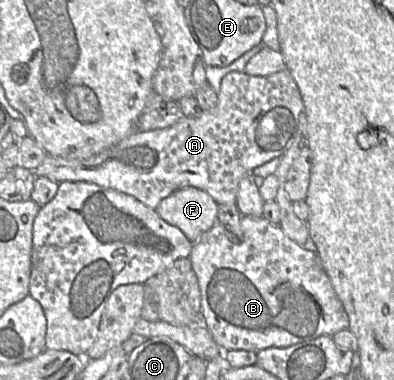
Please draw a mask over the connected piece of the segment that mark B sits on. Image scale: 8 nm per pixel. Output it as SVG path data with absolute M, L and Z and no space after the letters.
M242 215L240 226L243 231L243 238L240 243L232 242L224 232L223 225L216 220L213 227L203 233L199 239L193 243L193 248L189 256L192 263L192 270L195 272L201 291L201 312L203 324L211 332L213 339L224 351L247 350L258 353L270 347L289 347L303 341L308 341L321 335L333 336L336 332L348 328L349 319L345 309L337 297L332 283L322 265L317 251L307 250L291 240L282 230L279 224L272 224L263 216L251 217Z

